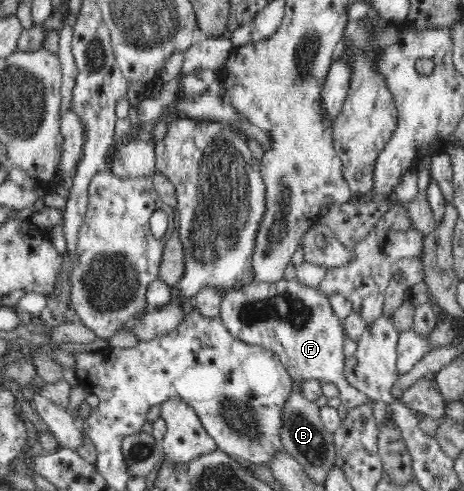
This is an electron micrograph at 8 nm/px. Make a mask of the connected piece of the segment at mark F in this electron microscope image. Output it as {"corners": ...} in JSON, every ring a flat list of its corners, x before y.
{"corners":[[285,278,277,282,252,282,224,293,220,317,228,331,248,345,256,345,273,352,285,366,289,377,298,385,300,379,326,379,334,383,346,408,354,409,370,399,352,387,344,376,345,357,342,351,346,333,330,305,329,296,314,287]]}

